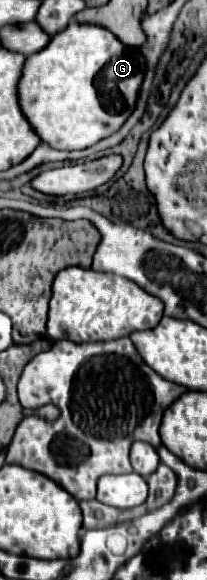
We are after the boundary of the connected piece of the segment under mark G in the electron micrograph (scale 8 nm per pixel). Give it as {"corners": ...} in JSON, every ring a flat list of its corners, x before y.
{"corners":[[71,21,51,43,31,55,19,81,19,103,37,135,55,149,77,151,117,133,133,113,147,59,139,47,123,47,99,25]]}

